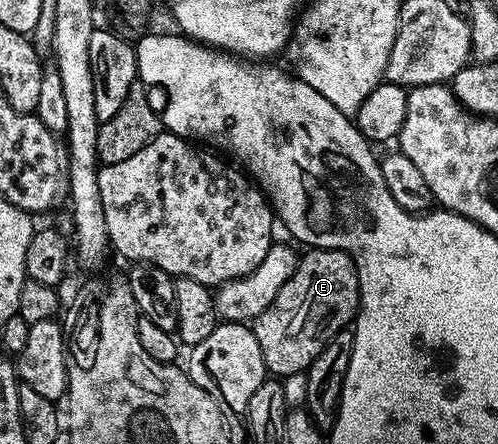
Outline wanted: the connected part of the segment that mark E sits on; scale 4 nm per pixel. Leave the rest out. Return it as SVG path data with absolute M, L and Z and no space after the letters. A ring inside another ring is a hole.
M328 247L308 252L300 258L293 277L281 285L281 293L253 320L263 364L275 377L306 372L321 349L359 314L359 278L351 257Z

